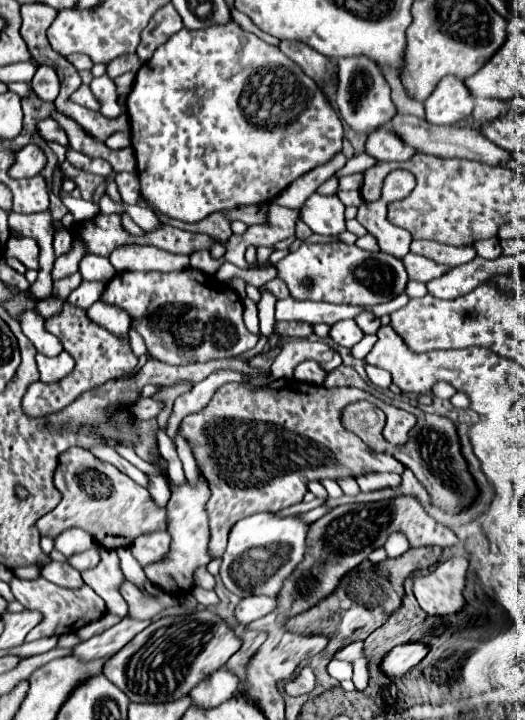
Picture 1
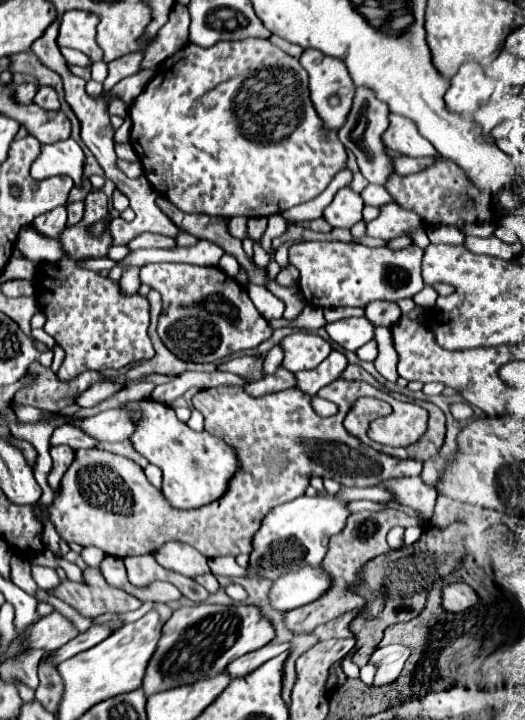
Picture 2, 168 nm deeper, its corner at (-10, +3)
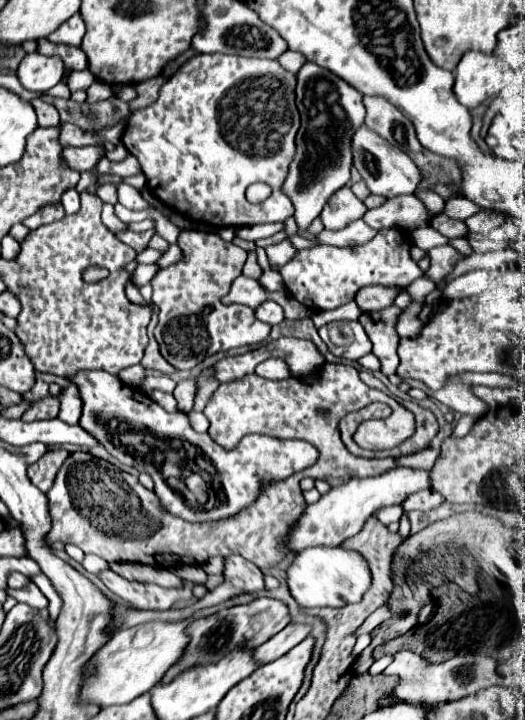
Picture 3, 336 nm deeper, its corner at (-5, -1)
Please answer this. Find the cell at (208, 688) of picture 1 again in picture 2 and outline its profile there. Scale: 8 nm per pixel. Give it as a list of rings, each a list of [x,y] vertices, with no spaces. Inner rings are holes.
[[[286,643],[282,645],[264,645],[260,647],[258,651],[252,651],[252,653],[246,653],[242,657],[238,657],[236,661],[232,661],[228,667],[226,667],[226,673],[236,679],[236,677],[246,677],[248,673],[252,673],[254,669],[258,669],[262,663],[266,663],[268,659],[284,653],[288,649]]]

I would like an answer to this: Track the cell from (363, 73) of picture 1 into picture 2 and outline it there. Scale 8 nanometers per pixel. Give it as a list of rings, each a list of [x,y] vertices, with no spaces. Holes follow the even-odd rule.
[[[356,89],[354,105],[348,113],[346,123],[340,129],[340,141],[344,143],[346,149],[356,153],[360,173],[368,179],[368,183],[376,183],[376,185],[384,185],[388,175],[392,173],[392,161],[384,153],[384,143],[382,143],[382,133],[390,125],[388,117],[390,117],[390,109],[386,109],[384,101],[378,101],[378,97],[370,93],[370,89]]]

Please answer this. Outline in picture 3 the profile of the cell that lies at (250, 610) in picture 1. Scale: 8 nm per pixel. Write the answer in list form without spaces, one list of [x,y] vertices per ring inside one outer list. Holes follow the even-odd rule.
[[[309,547],[295,555],[295,561],[287,569],[287,583],[291,595],[301,607],[343,607],[347,603],[359,603],[363,593],[371,585],[371,573],[361,553],[335,547]]]

